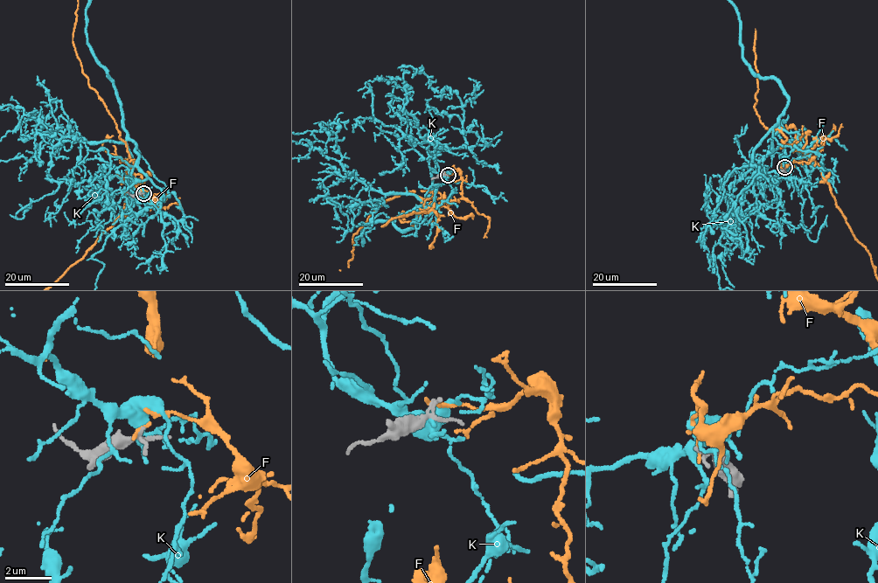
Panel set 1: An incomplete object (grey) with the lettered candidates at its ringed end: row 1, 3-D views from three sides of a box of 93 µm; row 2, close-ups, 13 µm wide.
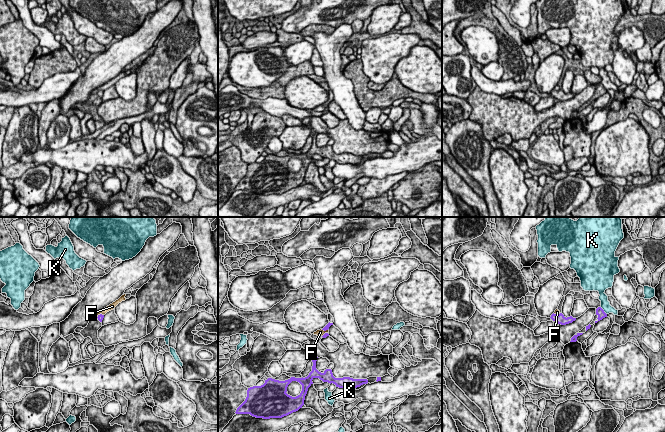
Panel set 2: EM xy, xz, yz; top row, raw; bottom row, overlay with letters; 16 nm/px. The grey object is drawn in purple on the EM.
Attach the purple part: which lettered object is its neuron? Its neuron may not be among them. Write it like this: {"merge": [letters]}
{"merge": []}

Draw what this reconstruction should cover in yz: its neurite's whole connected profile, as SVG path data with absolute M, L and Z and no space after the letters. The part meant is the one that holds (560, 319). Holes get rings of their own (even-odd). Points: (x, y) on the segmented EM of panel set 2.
M553 313L550 318L561 325L566 325L576 320L576 318L573 318L572 316L566 318L562 313L559 315Z

